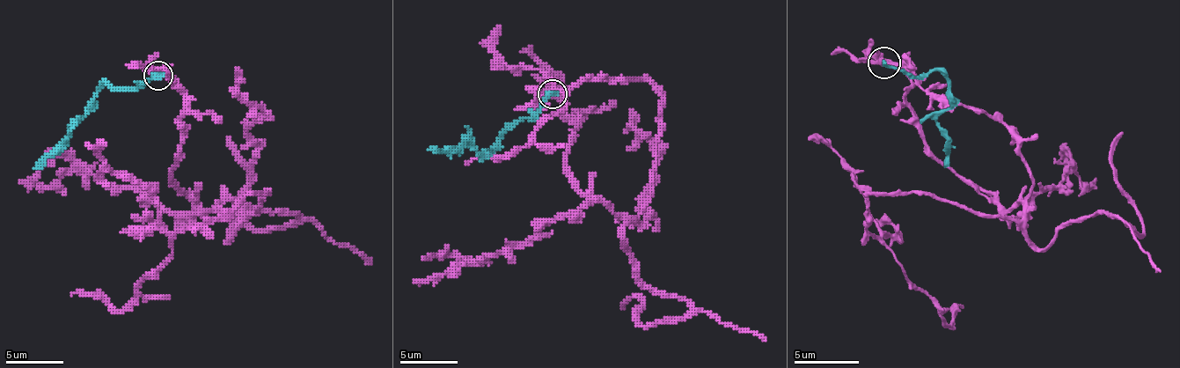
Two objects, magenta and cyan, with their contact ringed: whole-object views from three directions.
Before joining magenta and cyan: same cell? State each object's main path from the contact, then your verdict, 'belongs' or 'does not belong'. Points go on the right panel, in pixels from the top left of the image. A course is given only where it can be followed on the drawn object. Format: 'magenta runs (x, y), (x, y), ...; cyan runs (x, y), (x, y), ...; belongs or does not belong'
magenta runs (885, 63), (907, 73), (924, 144), (1004, 212), (1023, 212), (868, 193), (872, 234), (949, 325), (963, 309); cyan runs (885, 63), (907, 76), (930, 69), (946, 79), (949, 106), (936, 121), (946, 141), (946, 166); belongs

